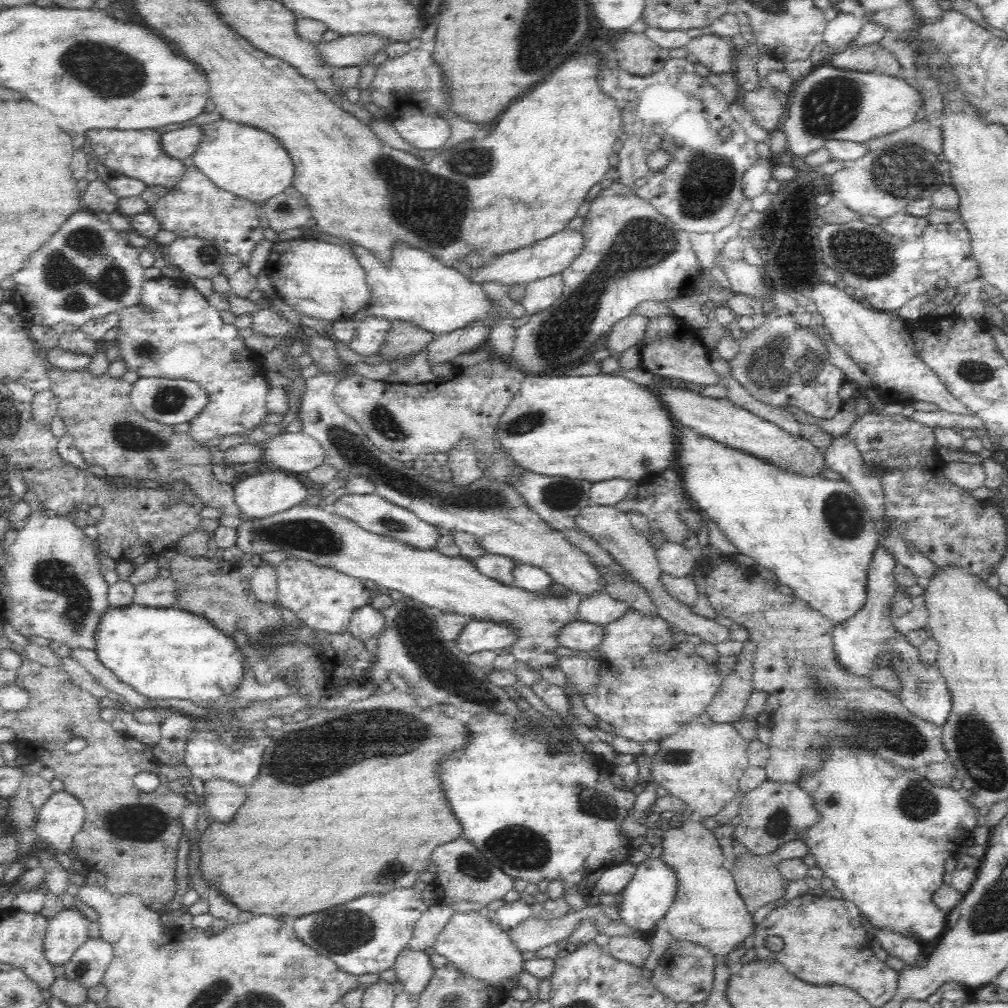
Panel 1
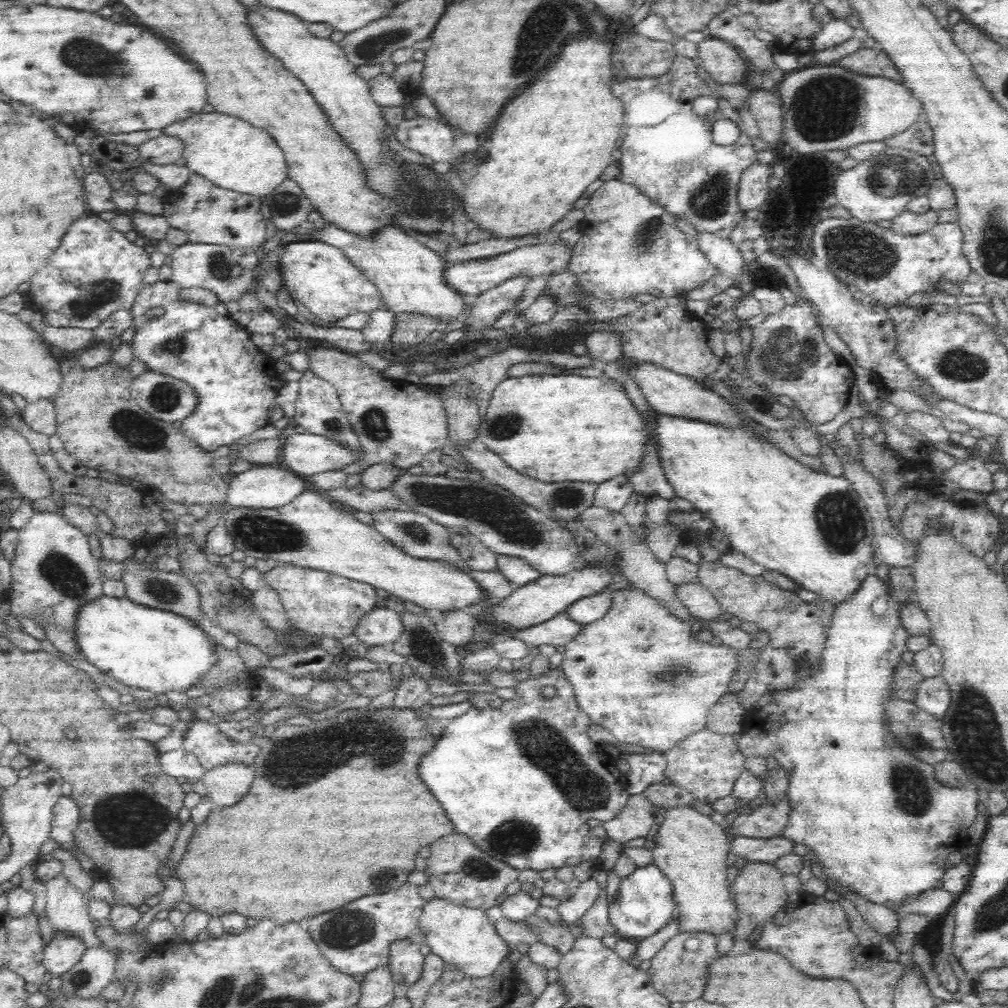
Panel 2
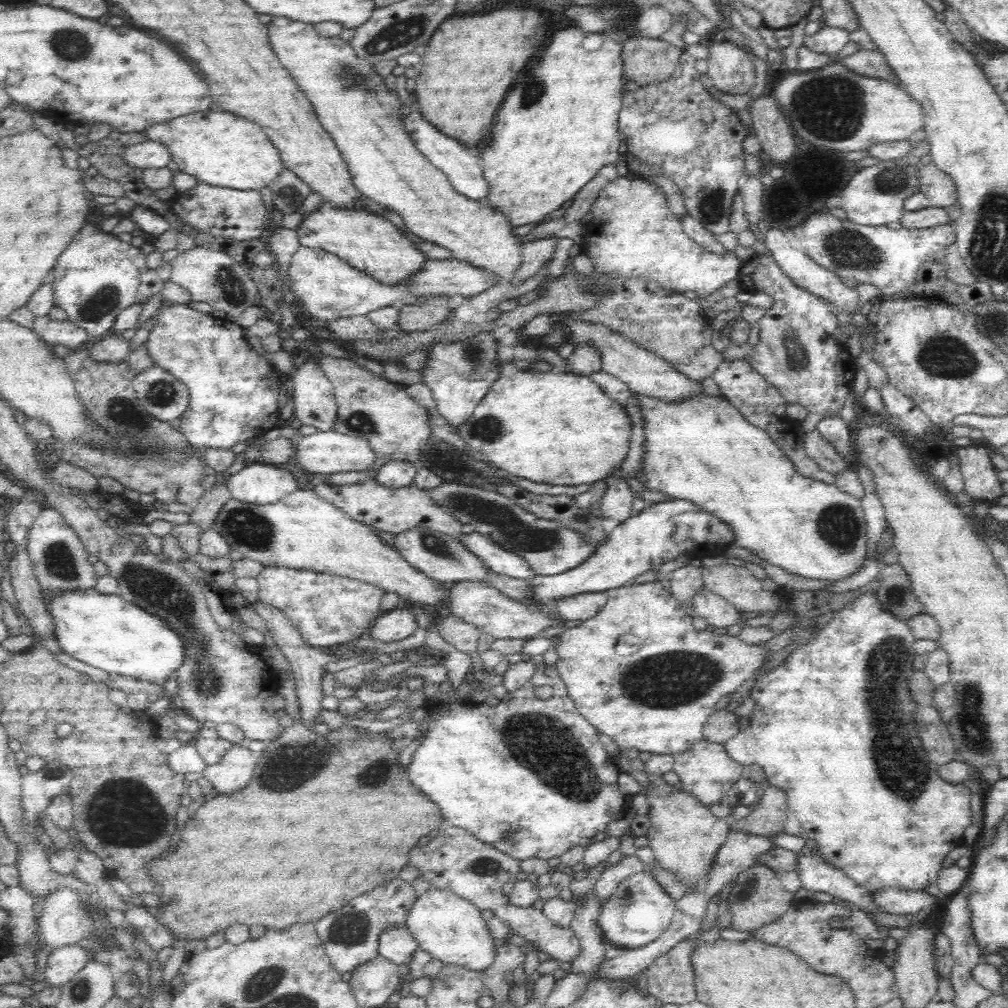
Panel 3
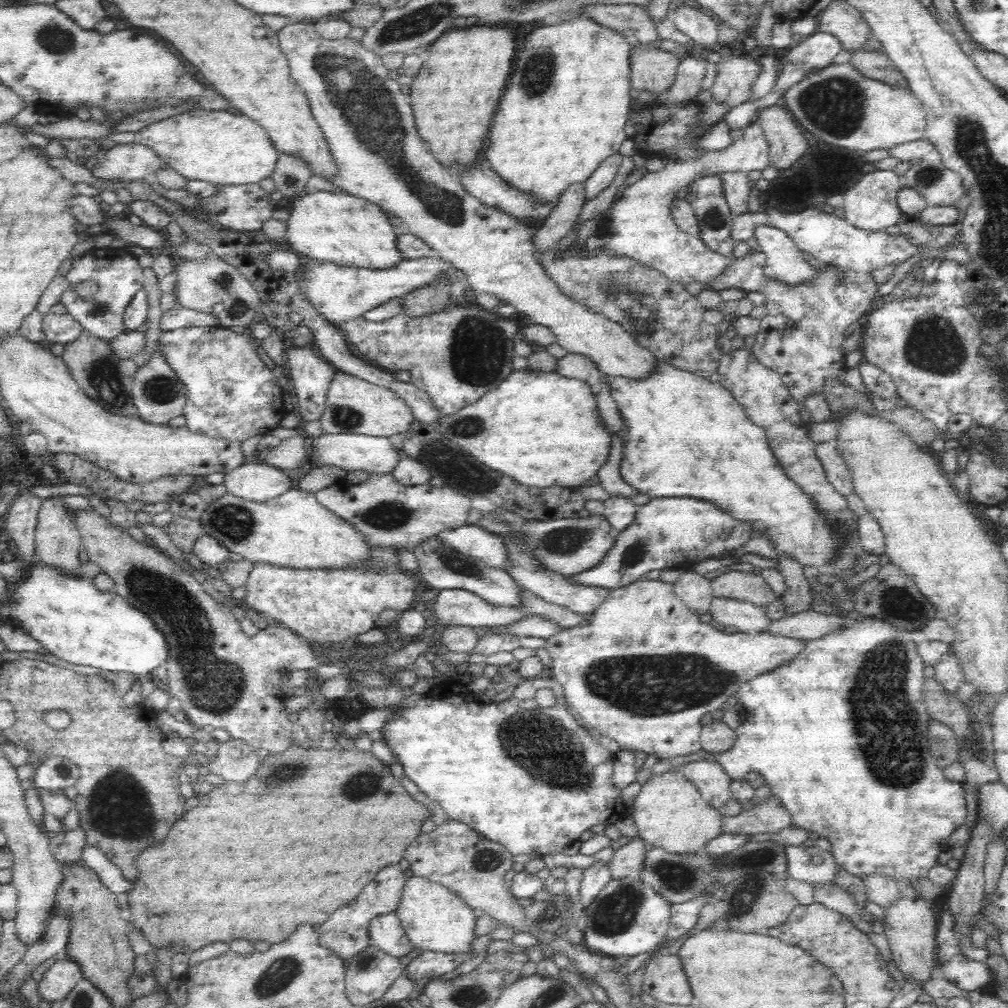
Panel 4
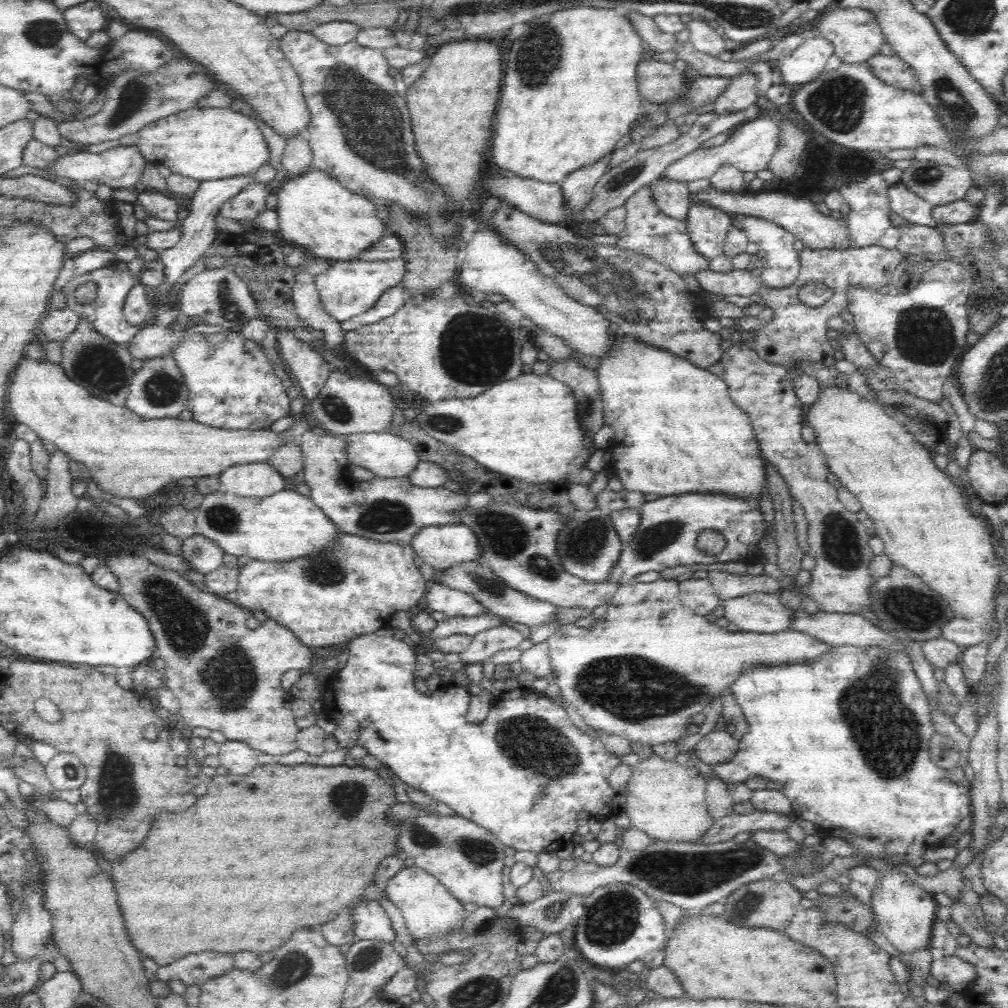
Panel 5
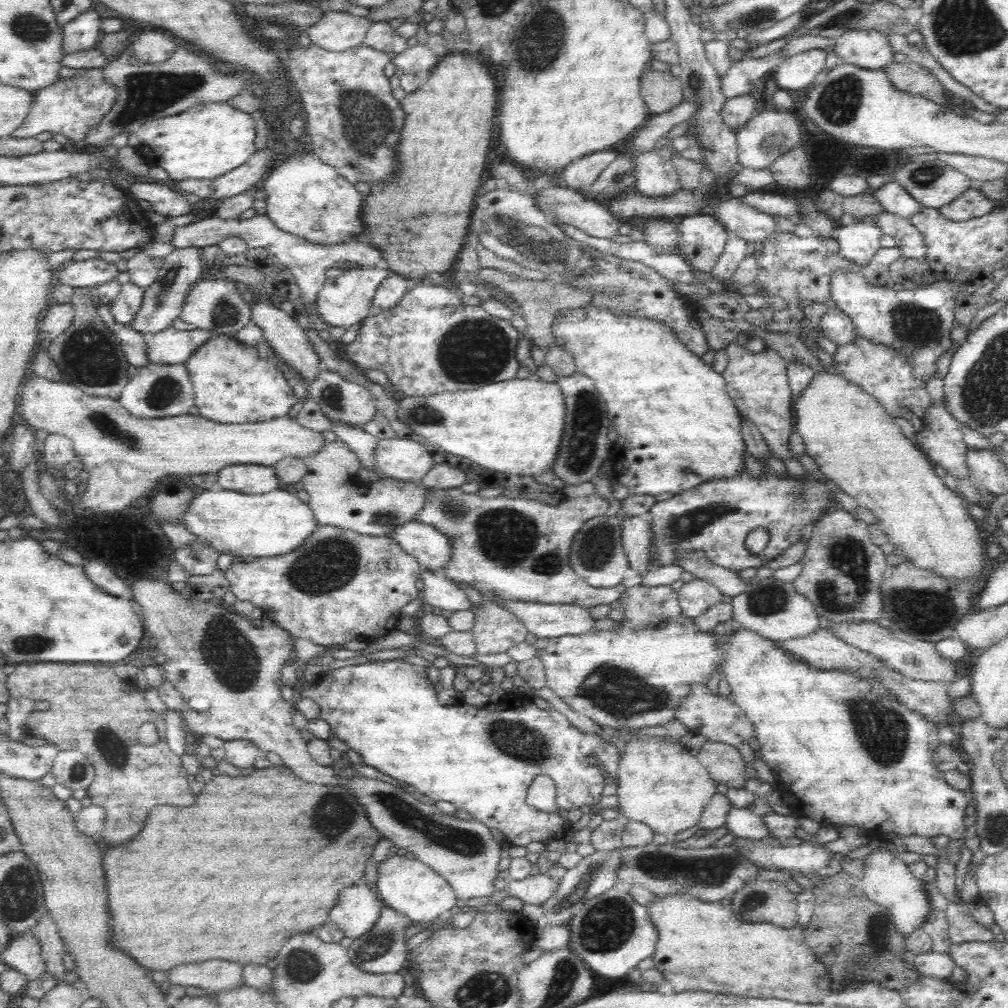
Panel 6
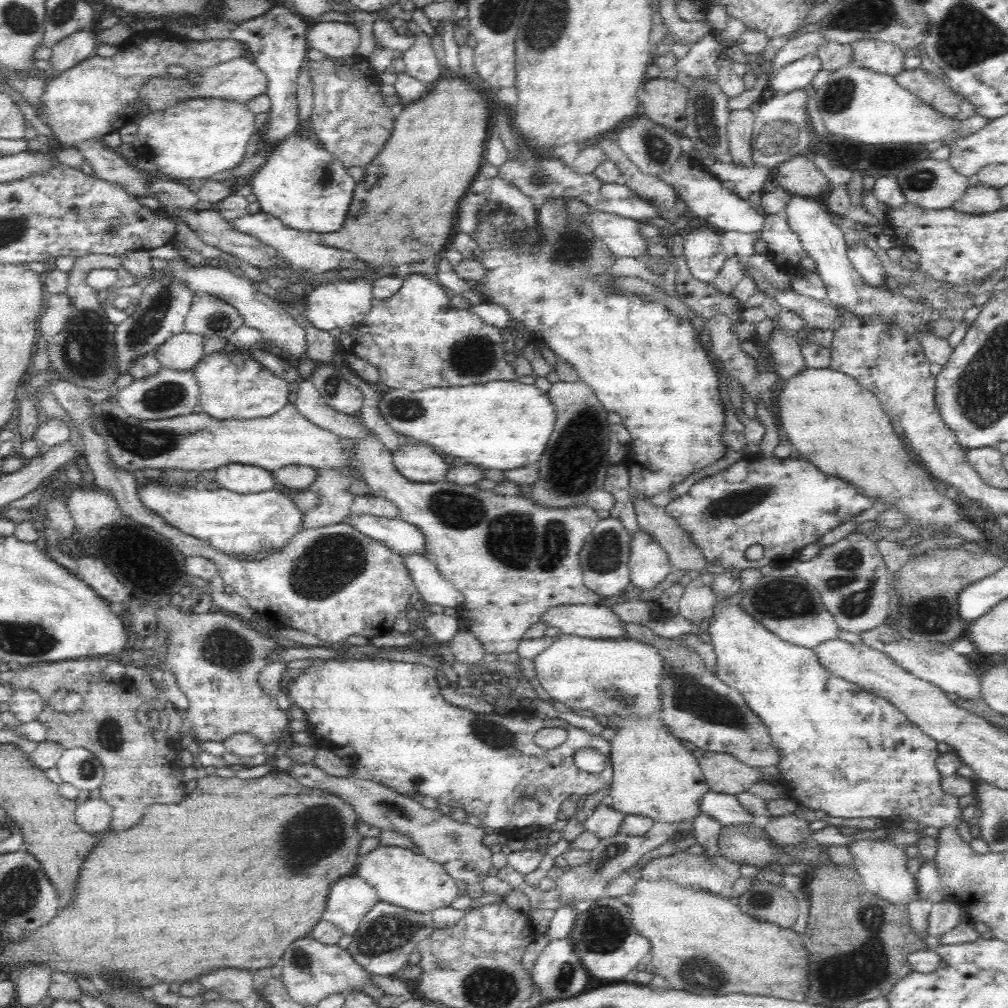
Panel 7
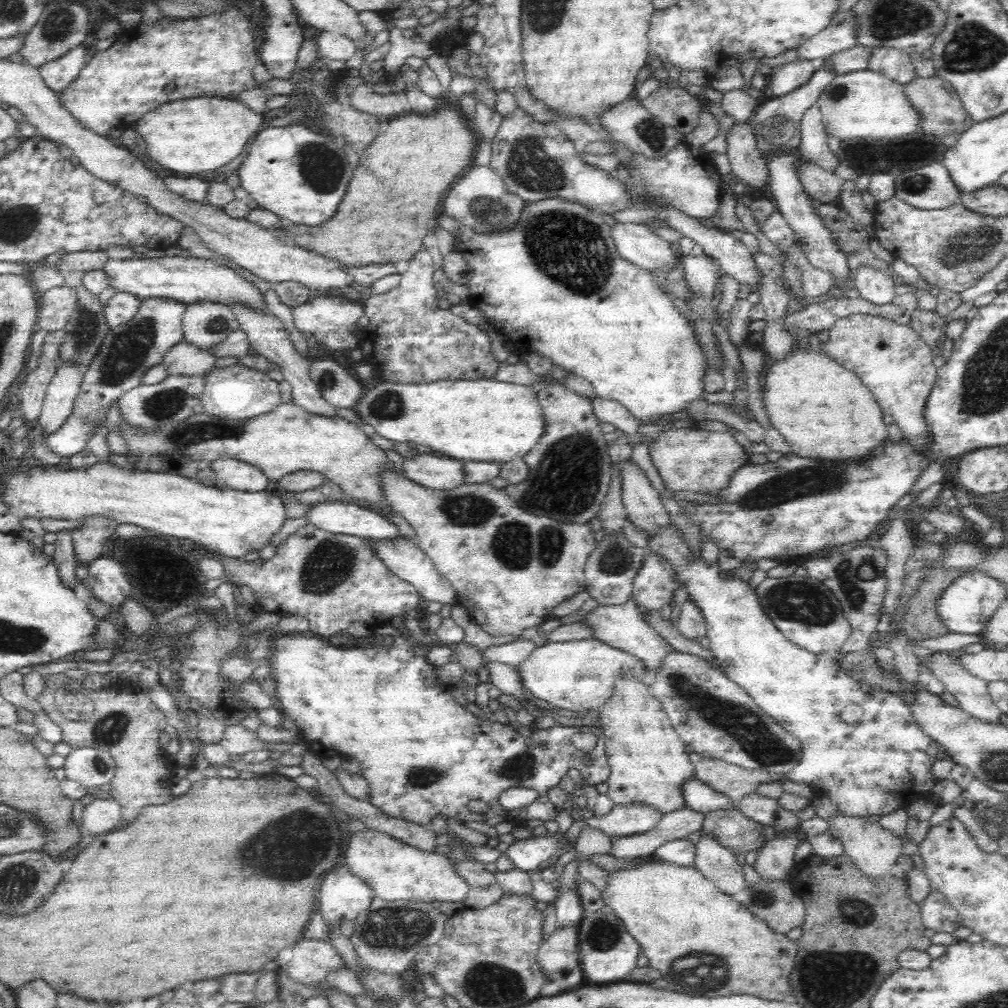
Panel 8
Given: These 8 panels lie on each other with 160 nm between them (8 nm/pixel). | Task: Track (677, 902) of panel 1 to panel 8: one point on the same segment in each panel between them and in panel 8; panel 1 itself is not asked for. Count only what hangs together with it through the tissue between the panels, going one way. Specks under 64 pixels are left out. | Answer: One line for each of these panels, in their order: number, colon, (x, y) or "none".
2: (691, 850)
3: (685, 838)
4: (669, 813)
5: (666, 800)
6: (661, 785)
7: (654, 776)
8: (649, 765)

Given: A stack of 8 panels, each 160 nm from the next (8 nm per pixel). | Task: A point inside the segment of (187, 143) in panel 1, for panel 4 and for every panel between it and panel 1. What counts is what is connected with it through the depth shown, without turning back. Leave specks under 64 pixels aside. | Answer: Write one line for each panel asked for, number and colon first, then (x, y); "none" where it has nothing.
2: (164, 149)
3: (149, 154)
4: (132, 161)

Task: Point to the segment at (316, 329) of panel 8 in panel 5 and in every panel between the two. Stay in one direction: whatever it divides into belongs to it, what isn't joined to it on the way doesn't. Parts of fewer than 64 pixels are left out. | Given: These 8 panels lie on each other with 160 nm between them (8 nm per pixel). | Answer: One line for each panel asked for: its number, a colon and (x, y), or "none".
5: (346, 289)
6: (344, 300)
7: (335, 306)

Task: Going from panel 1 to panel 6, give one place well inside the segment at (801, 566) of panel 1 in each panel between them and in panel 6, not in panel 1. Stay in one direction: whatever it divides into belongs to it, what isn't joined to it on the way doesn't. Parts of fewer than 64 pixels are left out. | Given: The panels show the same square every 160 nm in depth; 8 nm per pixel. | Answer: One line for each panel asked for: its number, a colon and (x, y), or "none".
2: (815, 528)
3: (702, 450)
4: (688, 437)
5: (677, 431)
6: (676, 428)

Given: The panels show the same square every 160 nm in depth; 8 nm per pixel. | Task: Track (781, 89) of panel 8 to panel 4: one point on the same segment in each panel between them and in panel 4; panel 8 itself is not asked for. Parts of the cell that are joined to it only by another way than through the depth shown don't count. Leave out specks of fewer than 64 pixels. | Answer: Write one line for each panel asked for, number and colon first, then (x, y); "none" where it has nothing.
4: (818, 50)
5: (804, 64)
6: (797, 72)
7: (799, 74)

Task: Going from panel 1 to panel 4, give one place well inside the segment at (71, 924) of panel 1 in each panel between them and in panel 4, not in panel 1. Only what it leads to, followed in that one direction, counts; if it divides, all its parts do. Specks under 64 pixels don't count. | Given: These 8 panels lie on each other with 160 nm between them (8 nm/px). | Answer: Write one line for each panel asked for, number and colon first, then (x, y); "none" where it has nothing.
2: (64, 949)
3: (63, 962)
4: (59, 979)

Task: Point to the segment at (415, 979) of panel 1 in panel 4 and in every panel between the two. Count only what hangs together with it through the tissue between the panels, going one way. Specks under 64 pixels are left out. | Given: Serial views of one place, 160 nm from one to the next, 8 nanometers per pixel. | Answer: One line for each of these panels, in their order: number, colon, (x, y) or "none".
2: (406, 959)
3: (397, 945)
4: (386, 933)

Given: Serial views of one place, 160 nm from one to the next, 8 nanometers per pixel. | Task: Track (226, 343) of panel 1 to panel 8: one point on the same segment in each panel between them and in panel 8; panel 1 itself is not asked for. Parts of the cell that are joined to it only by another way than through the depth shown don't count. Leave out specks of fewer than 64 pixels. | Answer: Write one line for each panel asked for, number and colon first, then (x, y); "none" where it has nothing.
2: (235, 382)
3: (234, 391)
4: (232, 394)
5: (231, 383)
6: (232, 383)
7: (232, 385)
8: (237, 392)

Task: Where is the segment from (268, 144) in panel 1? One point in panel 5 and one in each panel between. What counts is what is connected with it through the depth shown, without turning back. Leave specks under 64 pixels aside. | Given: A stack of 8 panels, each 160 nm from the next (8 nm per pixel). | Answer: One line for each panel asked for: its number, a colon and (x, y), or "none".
2: (231, 153)
3: (219, 148)
4: (218, 147)
5: (205, 144)

